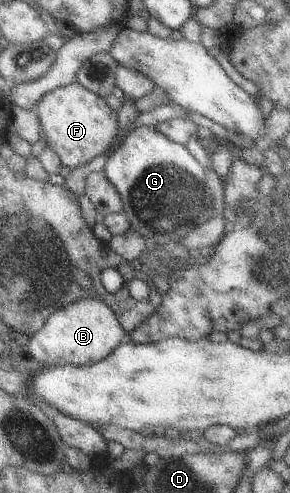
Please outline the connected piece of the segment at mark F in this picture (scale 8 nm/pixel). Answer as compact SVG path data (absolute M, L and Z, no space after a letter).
M77 80L47 92L36 105L42 137L60 157L65 171L81 167L107 152L118 137L118 113L102 97L85 89Z

